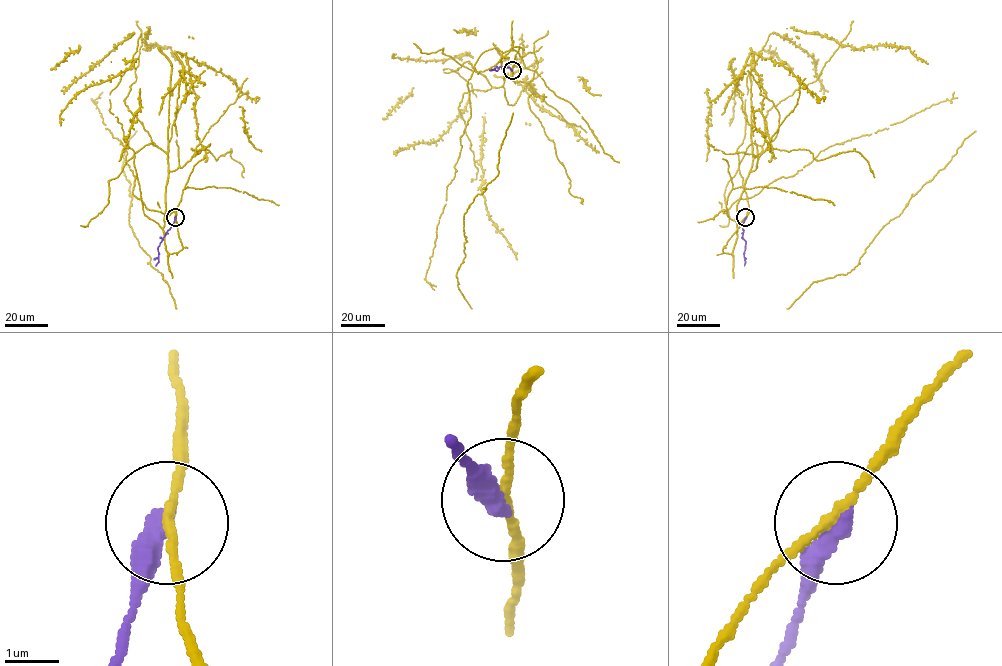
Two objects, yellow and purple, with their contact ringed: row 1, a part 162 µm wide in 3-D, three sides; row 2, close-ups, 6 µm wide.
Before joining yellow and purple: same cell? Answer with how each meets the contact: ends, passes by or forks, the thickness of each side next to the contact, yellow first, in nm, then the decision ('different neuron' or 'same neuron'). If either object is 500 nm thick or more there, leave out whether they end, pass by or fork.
yellow passes by | purple ends | 130/420 nm | different neuron

